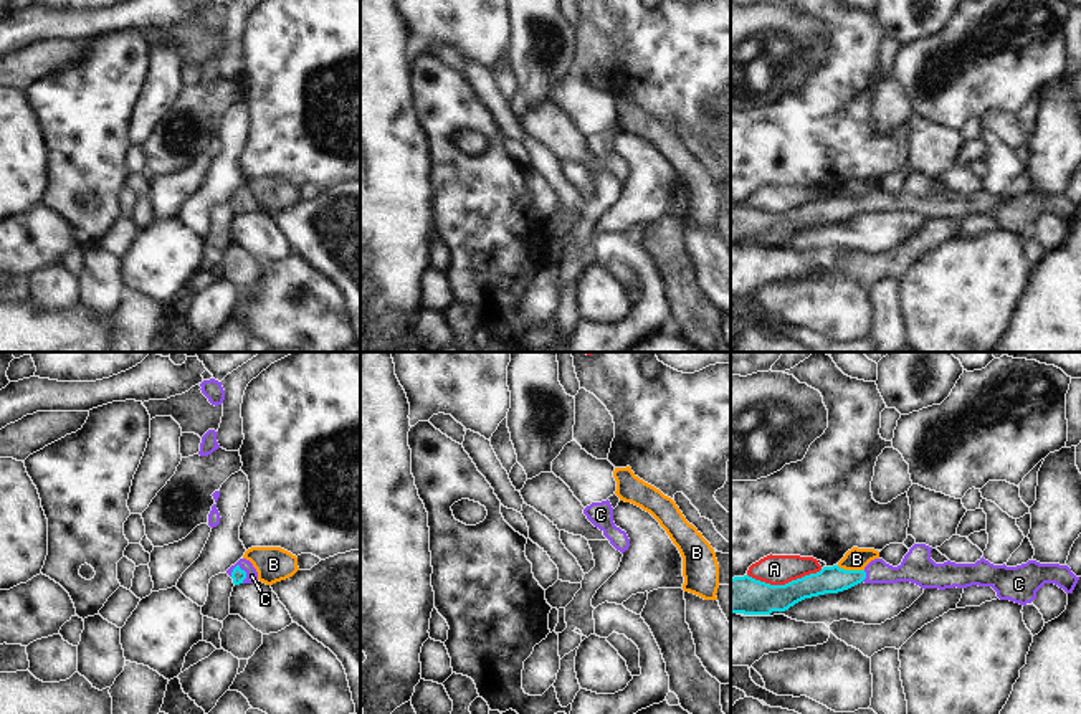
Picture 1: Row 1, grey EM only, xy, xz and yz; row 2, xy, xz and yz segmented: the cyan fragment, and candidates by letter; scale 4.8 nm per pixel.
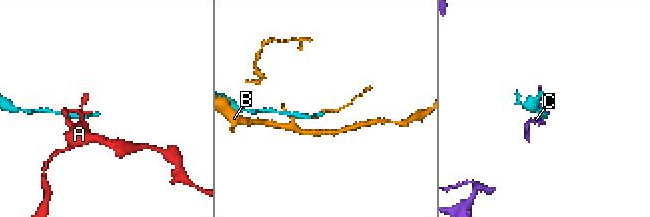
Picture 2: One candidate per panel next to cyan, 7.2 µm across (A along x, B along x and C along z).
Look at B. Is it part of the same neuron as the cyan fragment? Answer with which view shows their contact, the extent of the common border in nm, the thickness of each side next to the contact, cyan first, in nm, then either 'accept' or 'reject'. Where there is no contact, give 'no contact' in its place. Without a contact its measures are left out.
contact in yz; length 140 nm; calibres 130 and 110 nm; reject

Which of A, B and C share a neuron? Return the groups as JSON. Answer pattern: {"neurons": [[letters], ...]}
{"neurons": [["A"], ["B"], ["C"]]}

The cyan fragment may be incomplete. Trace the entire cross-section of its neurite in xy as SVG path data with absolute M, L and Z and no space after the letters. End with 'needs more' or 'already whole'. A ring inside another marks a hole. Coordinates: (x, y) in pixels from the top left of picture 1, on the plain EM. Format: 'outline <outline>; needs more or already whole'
outline M240 188L235 195L231 195L226 203L233 208L235 215L240 213L255 213L258 210L258 202L253 193L246 188Z; needs more

